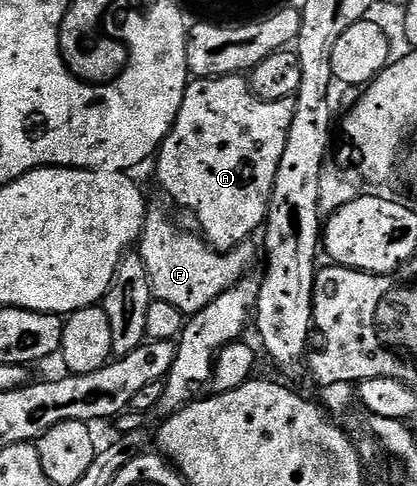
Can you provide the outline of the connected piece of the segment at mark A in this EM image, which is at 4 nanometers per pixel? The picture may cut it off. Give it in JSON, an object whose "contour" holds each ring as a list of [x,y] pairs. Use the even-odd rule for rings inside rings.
{"contour":[[[234,74],[188,81],[177,120],[154,159],[155,178],[160,188],[181,209],[188,210],[199,221],[198,229],[207,239],[207,244],[224,252],[244,245],[250,239],[247,237],[266,223],[273,180],[277,180],[277,164],[281,164],[281,156],[285,153],[285,140],[289,136],[289,124],[293,124],[295,111],[294,97],[276,102],[255,100],[248,110],[235,106],[235,82],[237,78]]]}

